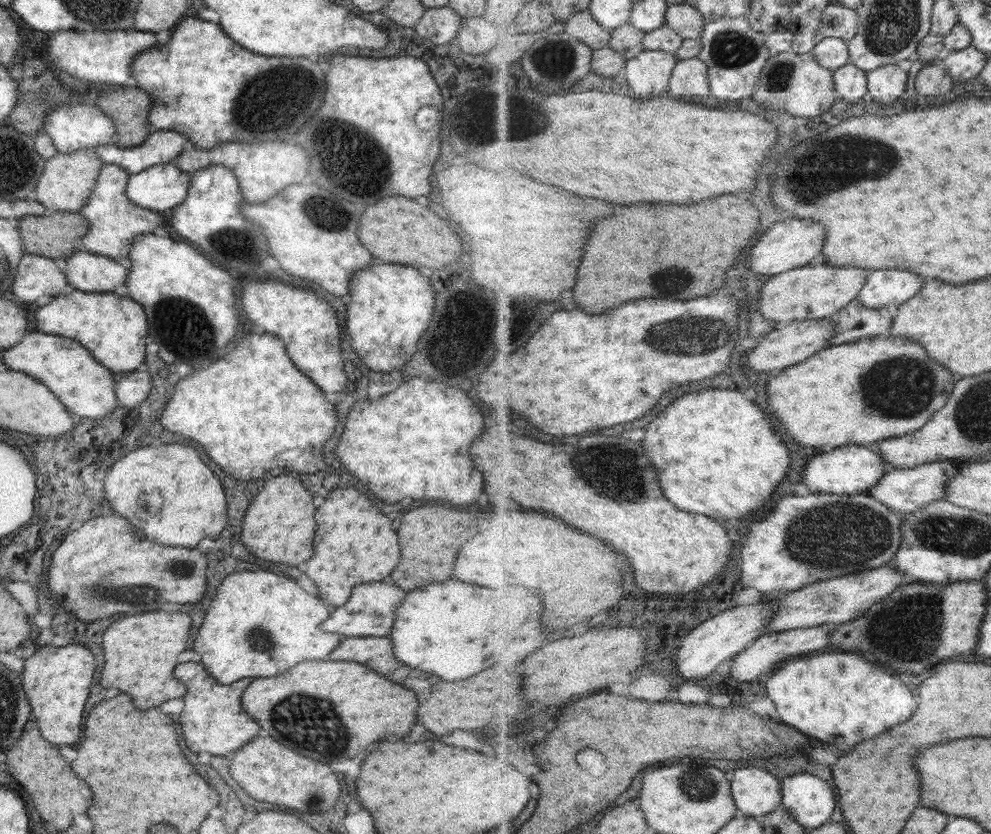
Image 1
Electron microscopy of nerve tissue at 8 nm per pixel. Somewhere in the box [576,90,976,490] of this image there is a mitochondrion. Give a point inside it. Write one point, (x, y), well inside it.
(856, 159)

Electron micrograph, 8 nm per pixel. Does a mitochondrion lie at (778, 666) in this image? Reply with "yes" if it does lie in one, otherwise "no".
no

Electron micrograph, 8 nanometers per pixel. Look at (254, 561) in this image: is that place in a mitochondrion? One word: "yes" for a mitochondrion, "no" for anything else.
no

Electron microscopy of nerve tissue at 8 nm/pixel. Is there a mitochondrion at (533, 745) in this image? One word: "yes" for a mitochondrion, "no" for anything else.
no

